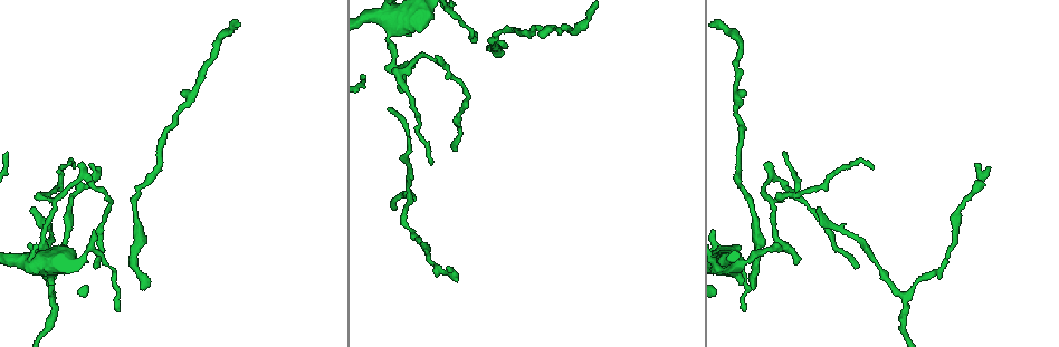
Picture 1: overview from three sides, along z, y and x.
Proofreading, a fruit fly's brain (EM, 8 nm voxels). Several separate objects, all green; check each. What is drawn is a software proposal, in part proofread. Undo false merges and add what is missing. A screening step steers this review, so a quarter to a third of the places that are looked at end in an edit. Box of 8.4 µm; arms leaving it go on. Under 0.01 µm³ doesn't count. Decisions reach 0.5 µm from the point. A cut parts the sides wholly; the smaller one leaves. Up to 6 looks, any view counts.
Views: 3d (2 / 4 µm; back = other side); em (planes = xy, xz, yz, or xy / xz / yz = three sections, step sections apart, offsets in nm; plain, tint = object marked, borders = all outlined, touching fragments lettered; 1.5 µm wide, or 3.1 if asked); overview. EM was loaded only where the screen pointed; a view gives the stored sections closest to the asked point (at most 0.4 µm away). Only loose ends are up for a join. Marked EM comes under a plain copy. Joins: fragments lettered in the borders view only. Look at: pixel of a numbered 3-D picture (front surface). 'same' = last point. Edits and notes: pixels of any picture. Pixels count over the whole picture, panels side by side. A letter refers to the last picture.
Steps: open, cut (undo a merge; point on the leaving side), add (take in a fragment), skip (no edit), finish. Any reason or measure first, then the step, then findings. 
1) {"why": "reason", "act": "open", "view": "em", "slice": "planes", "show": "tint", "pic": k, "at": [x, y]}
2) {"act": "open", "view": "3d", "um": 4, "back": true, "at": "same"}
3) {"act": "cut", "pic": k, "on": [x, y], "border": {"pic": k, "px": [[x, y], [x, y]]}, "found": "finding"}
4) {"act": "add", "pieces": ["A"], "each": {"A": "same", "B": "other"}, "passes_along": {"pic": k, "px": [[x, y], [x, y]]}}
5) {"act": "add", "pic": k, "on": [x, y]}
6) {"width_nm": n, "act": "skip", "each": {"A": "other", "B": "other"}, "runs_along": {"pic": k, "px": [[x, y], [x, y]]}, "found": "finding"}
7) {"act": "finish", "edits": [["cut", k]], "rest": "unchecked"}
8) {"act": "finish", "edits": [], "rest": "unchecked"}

{"why": "long arm stops here", "act": "open", "view": "3d", "um": 4, "back": true, "pic": 1, "at": [455, 150]}

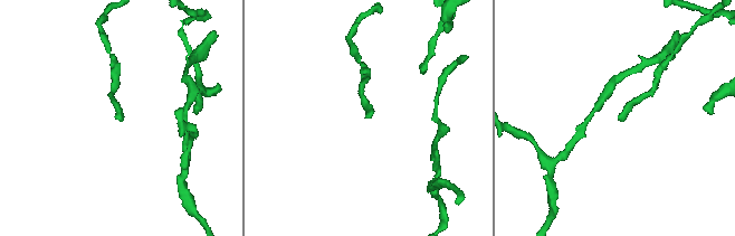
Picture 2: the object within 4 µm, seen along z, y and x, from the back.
{"why": "need the tissue", "act": "open", "view": "em", "slice": "xz", "step": 4, "show": "borders", "pic": 2, "at": [368, 115]}

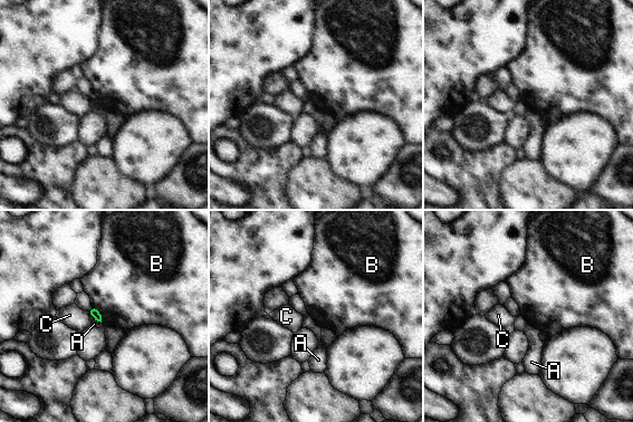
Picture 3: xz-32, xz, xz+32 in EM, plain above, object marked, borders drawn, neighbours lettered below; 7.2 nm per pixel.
{"act": "open", "view": "em", "slice": "planes", "show": "borders", "at": "same"}

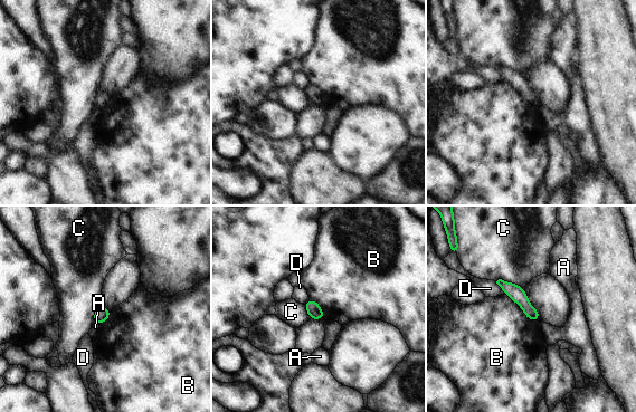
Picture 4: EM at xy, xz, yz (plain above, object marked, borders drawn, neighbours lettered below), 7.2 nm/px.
{"width_nm": 100, "act": "skip", "each": {"A": "other", "B": "other", "C": "other", "D": "other"}, "runs_along": {"pic": 4, "px": [[501, 283], [537, 317]]}, "found": "none of them fits"}

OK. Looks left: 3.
{"act": "open", "view": "em", "slice": "yz", "step": 8, "show": "tint", "pic": 1, "at": [32, 207]}

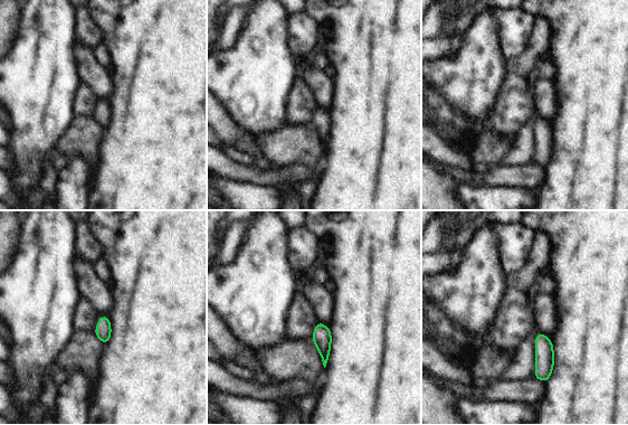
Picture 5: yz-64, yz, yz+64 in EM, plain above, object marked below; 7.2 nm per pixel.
{"act": "open", "view": "em", "slice": "planes", "show": "borders", "at": "same"}

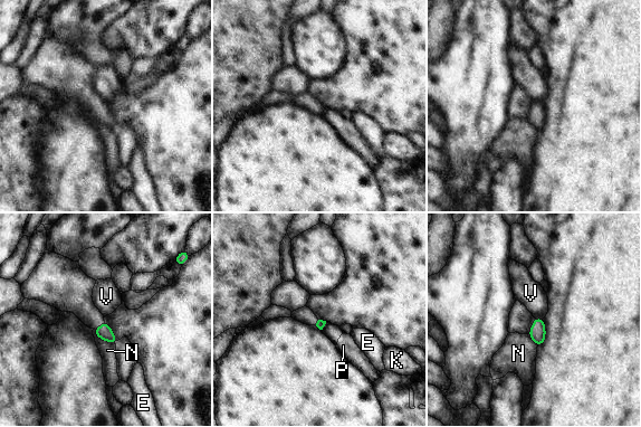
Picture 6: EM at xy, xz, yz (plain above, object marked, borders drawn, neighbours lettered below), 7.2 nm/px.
{"act": "skip", "each": {"E": "other", "K": "other", "N": "other", "P": "other", "V": "other"}, "border": {"pic": 6, "px": [[534, 316], [542, 319]]}, "found": "none of them fits"}

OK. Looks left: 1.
{"act": "finish", "edits": [], "rest": "unchecked"}

